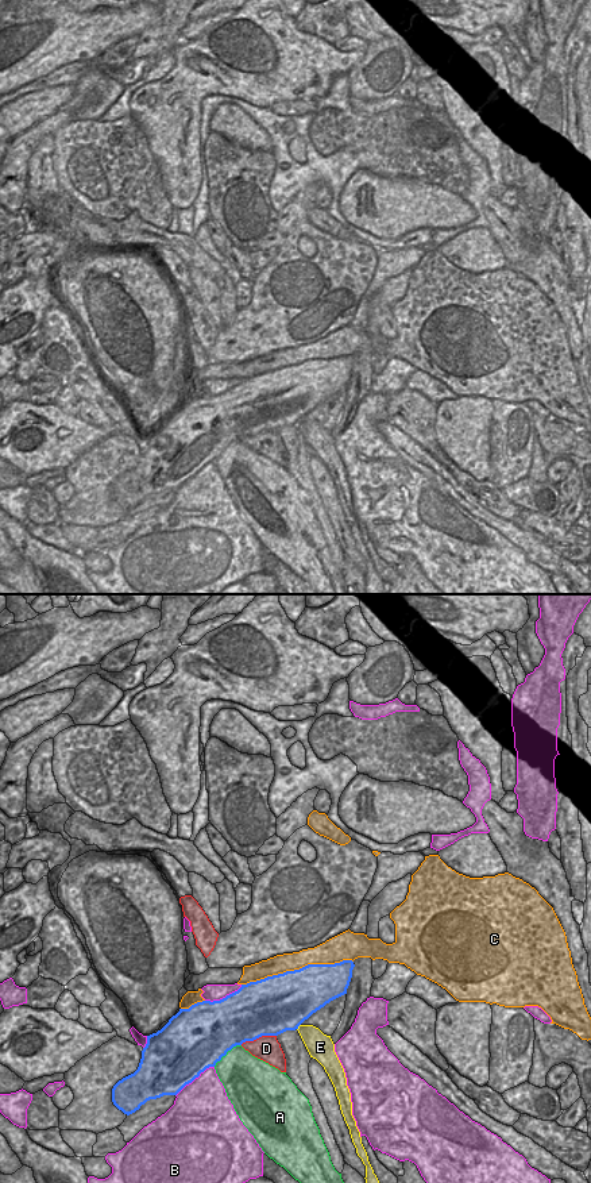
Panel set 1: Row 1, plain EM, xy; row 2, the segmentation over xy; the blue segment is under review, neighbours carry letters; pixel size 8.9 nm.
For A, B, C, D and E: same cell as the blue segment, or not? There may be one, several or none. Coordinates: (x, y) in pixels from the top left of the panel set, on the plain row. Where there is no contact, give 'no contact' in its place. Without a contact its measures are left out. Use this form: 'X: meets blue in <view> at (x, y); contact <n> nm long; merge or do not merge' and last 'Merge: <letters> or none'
A: meets blue in xy at (227, 446); contact 320 nm long; do not merge
B: meets blue in xy at (194, 473); contact 440 nm long; do not merge
C: meets blue in xy at (297, 365); contact 1000 nm long; do not merge
D: meets blue in xy at (258, 432); contact 340 nm long; do not merge
E: meets blue in xy at (298, 420); contact 70 nm long; do not merge
Merge: none

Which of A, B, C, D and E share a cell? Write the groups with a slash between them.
A / B / C / D / E

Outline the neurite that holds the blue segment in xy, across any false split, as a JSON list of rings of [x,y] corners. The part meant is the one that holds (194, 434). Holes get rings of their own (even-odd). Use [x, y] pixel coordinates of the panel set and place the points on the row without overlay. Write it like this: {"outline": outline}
{"outline": [[[343,355],[335,359],[308,359],[300,365],[267,371],[242,379],[220,396],[202,396],[179,404],[157,428],[147,431],[138,465],[119,475],[112,483],[112,497],[130,510],[150,494],[177,490],[236,440],[262,431],[278,431],[296,425],[313,408],[347,389],[355,359]]]}

